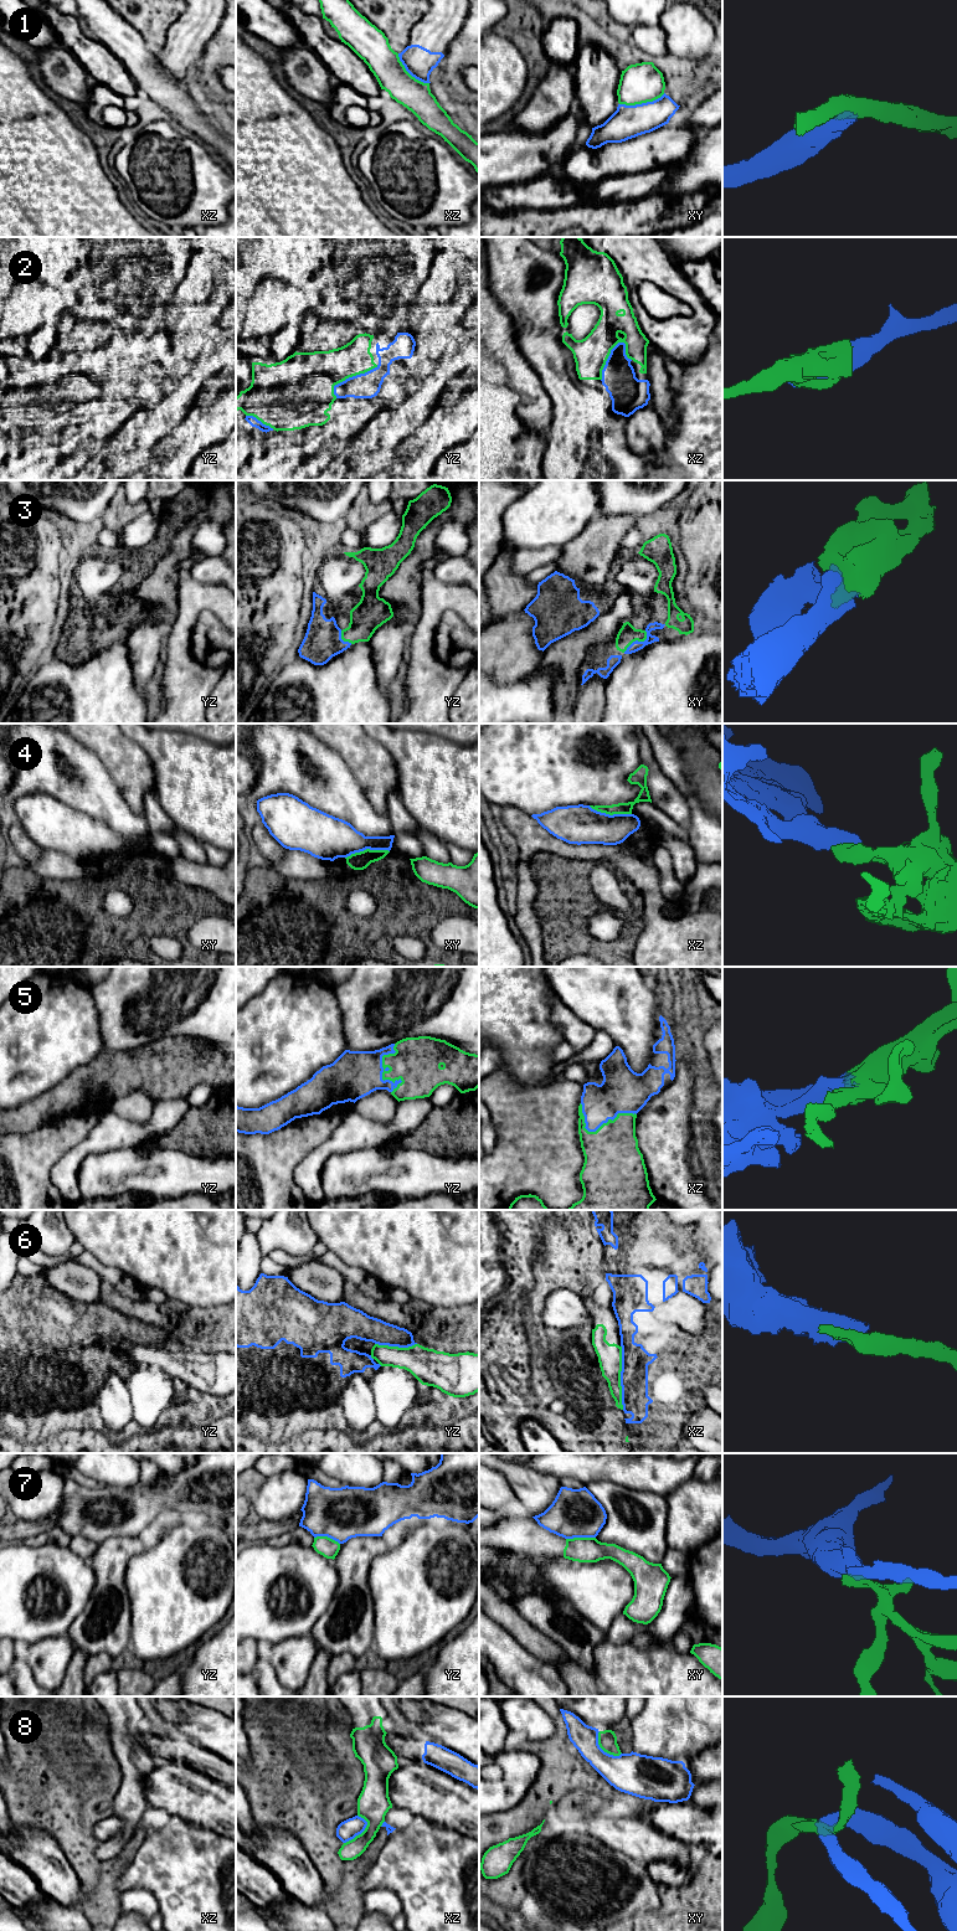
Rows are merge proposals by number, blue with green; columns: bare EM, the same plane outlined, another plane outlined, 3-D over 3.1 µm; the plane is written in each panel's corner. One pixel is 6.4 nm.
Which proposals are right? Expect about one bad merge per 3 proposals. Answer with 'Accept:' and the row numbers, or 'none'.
Accept: 1, 2, 3, 5

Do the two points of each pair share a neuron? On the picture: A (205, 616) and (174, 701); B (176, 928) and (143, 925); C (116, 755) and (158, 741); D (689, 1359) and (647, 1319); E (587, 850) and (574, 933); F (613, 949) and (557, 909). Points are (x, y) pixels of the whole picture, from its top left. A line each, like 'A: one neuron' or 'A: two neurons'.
A: two neurons
B: one neuron
C: two neurons
D: one neuron
E: two neurons
F: one neuron

